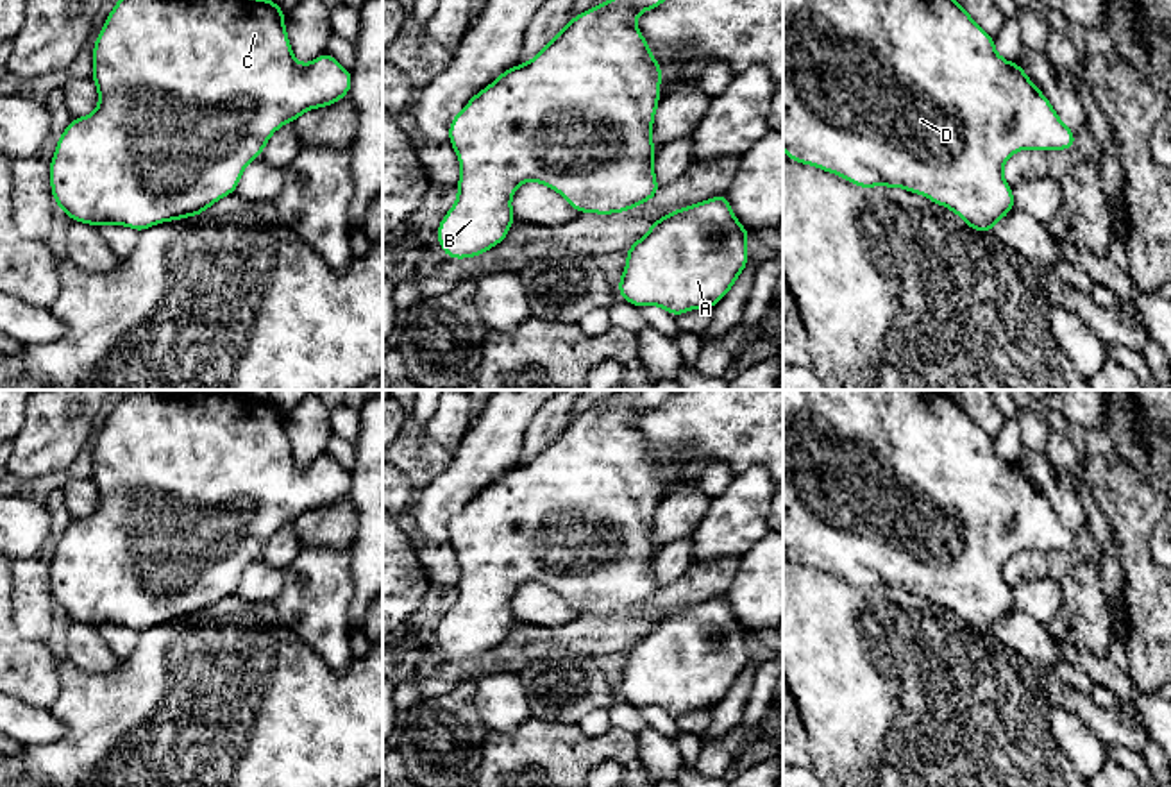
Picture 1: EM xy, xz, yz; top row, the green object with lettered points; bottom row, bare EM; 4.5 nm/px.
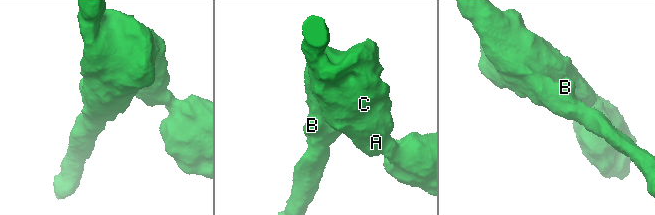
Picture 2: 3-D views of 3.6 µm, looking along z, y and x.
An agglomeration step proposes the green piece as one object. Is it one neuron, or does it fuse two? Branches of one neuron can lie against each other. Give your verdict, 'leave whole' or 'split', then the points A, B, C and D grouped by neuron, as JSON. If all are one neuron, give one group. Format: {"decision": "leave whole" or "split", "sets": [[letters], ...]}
{"decision": "leave whole", "sets": [["A", "B", "C", "D"]]}

